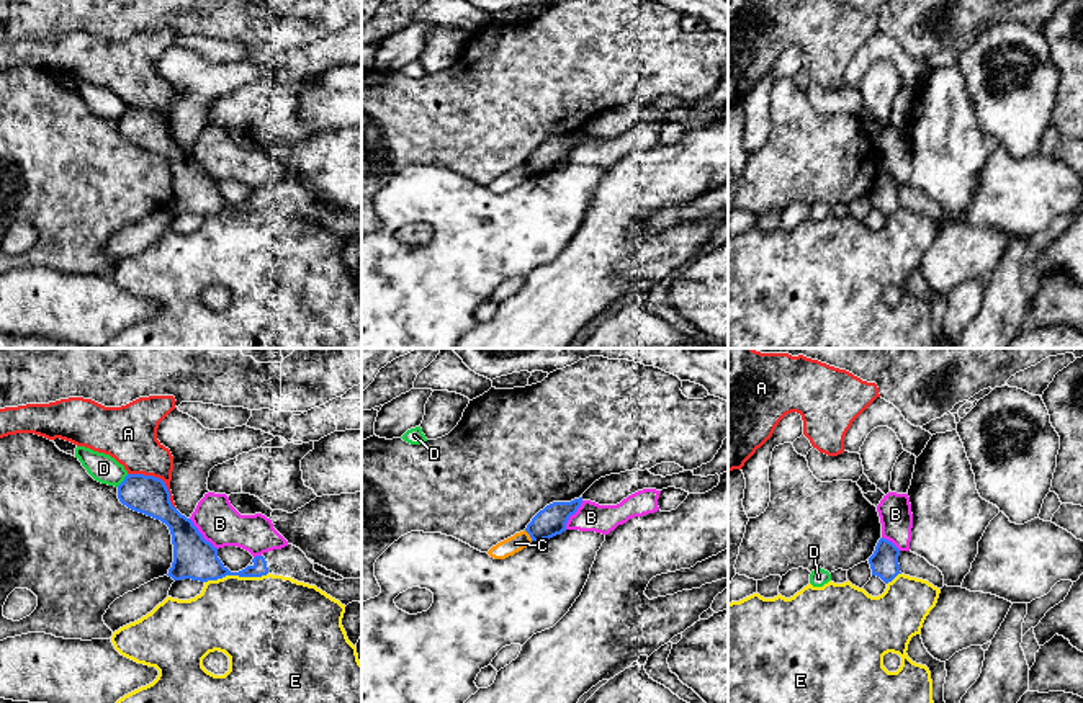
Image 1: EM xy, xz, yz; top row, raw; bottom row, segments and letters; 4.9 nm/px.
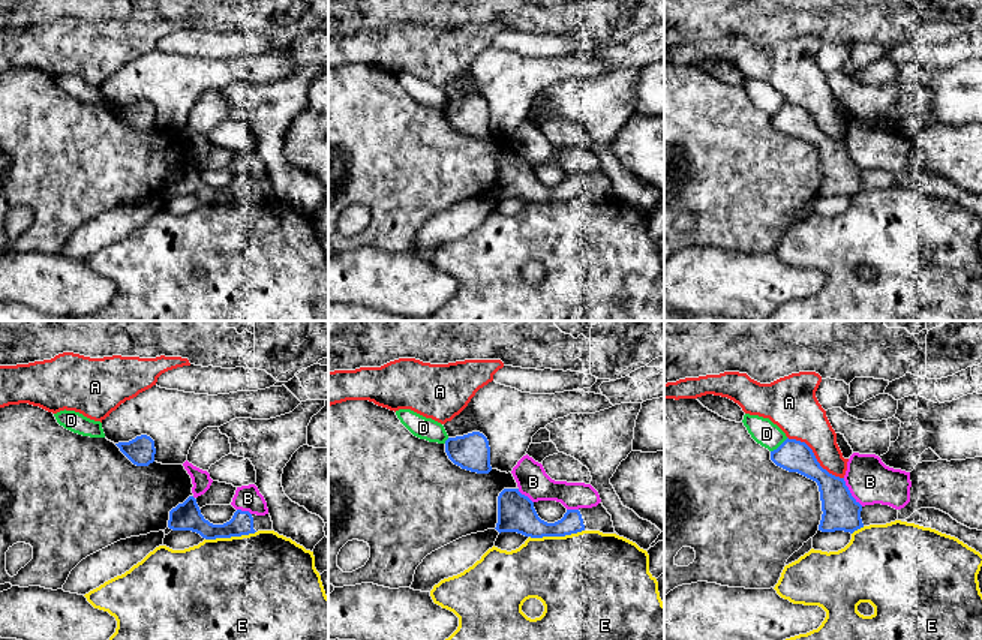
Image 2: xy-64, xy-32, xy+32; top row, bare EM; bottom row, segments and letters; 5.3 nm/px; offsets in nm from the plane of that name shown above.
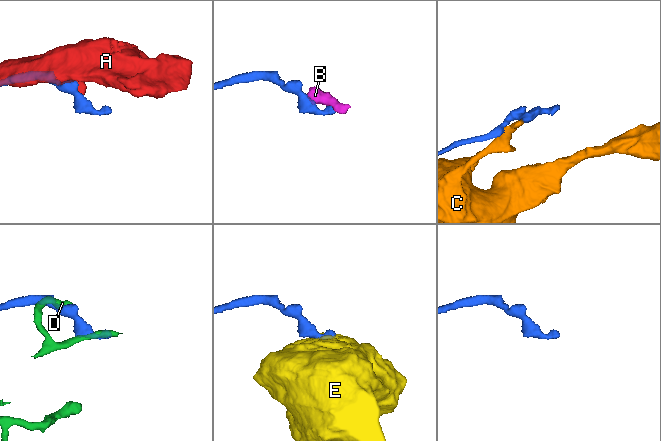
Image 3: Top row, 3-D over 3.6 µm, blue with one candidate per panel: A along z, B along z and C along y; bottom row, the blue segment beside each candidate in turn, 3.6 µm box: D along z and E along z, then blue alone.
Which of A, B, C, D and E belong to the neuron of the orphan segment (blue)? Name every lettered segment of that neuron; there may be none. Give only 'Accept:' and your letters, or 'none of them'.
Accept: none of them

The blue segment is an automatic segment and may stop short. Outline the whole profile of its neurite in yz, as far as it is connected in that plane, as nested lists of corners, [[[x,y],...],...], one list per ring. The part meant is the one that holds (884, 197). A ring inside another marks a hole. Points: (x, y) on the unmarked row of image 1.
[[[880,172],[874,188],[869,191],[872,209],[880,211],[885,217],[892,216],[900,206],[900,183],[888,173]]]

